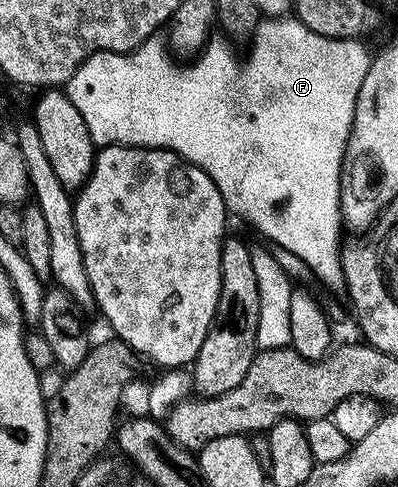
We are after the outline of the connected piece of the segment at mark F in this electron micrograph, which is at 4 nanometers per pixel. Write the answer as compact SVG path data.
M282 16L279 18L266 17L262 20L260 24L257 25L256 32L251 35L253 47L250 48L249 55L246 56L245 62L240 62L240 60L237 59L236 52L224 42L224 40L226 41L224 37L221 37L222 39L217 37L218 36L210 37L209 41L205 43L203 49L196 55L198 58L194 60L193 66L173 66L172 56L174 57L174 55L171 53L170 47L166 45L162 39L161 43L159 40L160 37L157 36L149 38L138 50L132 50L130 54L112 54L110 50L101 50L81 63L75 72L75 76L71 76L71 80L67 83L67 93L71 104L75 104L75 108L79 110L79 116L83 118L83 124L87 124L89 135L93 137L94 143L100 144L101 146L139 146L142 148L156 148L158 150L172 150L173 153L179 154L181 157L186 158L188 162L193 163L194 166L198 166L203 172L207 172L207 176L211 176L215 188L219 188L219 192L225 201L226 211L228 211L230 215L238 214L239 217L246 218L263 237L270 238L275 245L282 246L287 253L294 254L301 262L306 262L306 264L309 265L310 272L313 273L327 289L339 290L339 292L344 291L345 269L341 267L341 256L343 253L343 237L341 238L341 234L343 235L343 223L341 220L341 175L343 173L343 165L341 166L341 161L345 158L345 142L347 146L353 133L353 113L355 113L355 104L359 96L359 88L363 84L363 76L367 76L367 72L369 71L371 54L365 51L364 41L356 38L328 38L327 36L319 36L315 32L311 32L311 28L307 28L293 16Z

